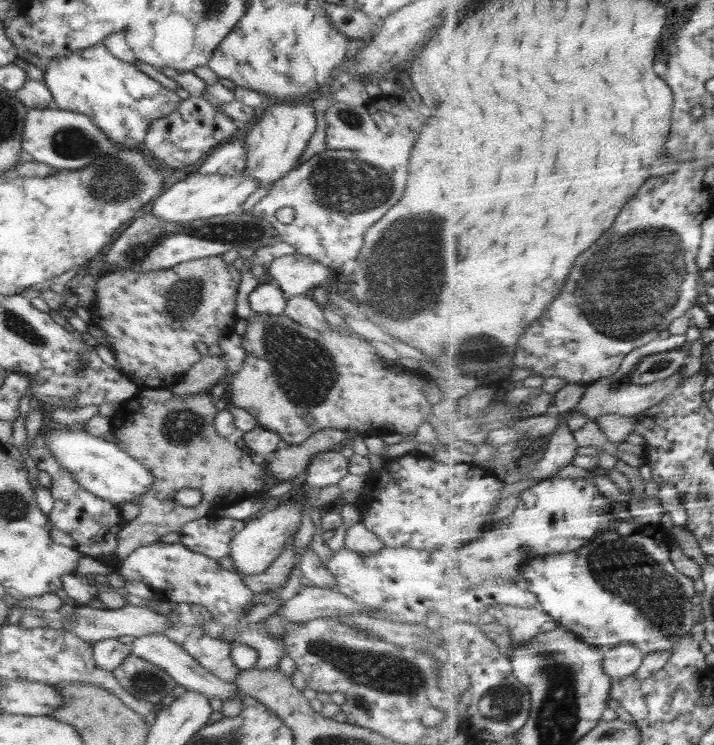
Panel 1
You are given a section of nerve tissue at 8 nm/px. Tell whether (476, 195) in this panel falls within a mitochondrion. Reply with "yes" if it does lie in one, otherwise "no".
no

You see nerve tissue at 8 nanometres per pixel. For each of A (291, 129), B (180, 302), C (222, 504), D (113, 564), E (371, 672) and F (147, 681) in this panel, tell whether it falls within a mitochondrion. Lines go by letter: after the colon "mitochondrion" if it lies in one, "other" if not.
A: other
B: mitochondrion
C: other
D: other
E: mitochondrion
F: mitochondrion

